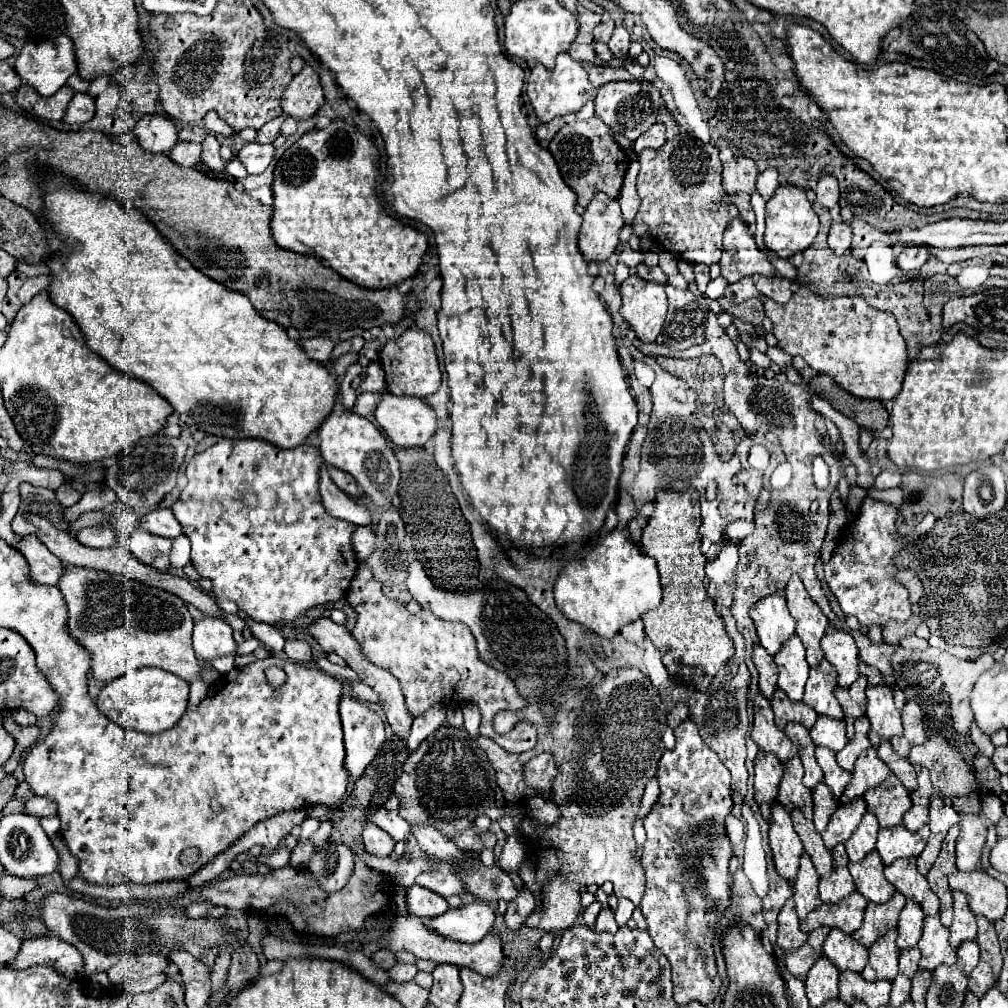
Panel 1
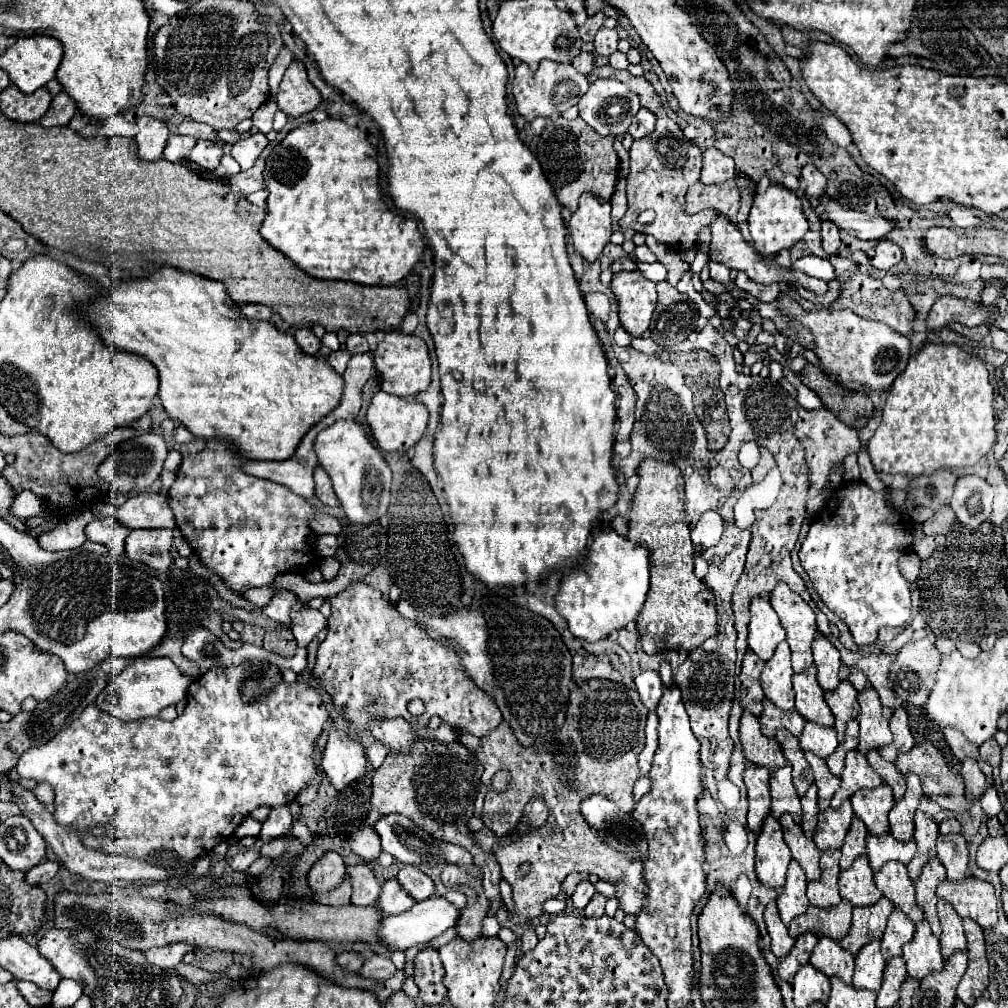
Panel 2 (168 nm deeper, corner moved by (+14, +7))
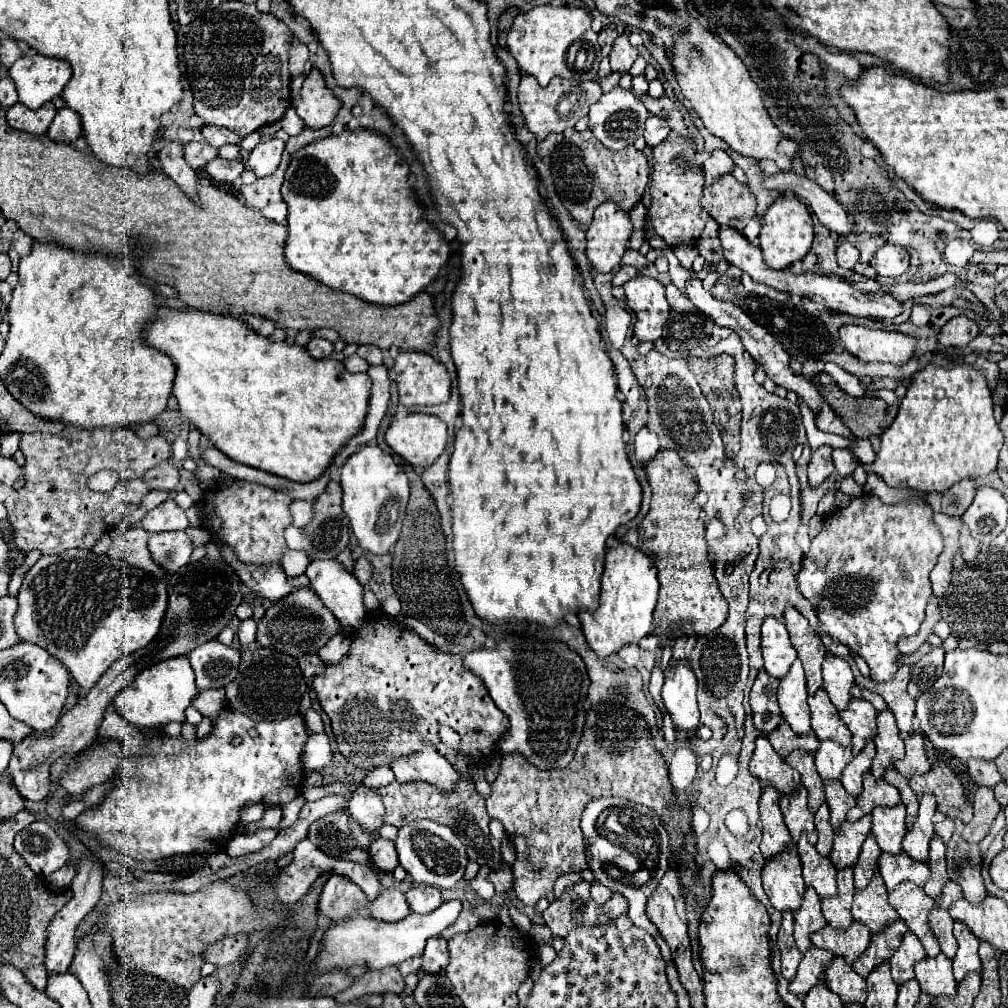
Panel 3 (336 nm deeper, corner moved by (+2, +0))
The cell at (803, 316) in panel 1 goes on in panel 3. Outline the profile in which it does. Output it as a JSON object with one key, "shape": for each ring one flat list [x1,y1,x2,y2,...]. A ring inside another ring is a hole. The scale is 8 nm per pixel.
{"shape":[[845,324,839,328,839,342,859,362,889,362,905,366,913,354,917,340,913,336,893,330,873,330,867,326]]}

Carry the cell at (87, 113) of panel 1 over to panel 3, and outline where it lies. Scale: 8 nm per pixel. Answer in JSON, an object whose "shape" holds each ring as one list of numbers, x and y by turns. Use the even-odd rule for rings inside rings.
{"shape":[[69,106,61,108,57,112,57,116,53,118,47,136,55,142,65,142,71,144,73,140,77,140,81,136,81,122,79,122,79,114,75,110,71,110]]}

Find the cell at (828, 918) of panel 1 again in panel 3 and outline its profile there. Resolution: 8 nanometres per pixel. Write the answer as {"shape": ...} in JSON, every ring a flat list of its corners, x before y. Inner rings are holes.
{"shape":[[853,920,851,926,845,930,833,928,827,924,825,928,811,934,811,942,817,948,829,950,835,956,845,958,847,964,853,964,853,960,861,956,863,950,869,946,869,936,871,936,871,930,865,928,861,922]]}

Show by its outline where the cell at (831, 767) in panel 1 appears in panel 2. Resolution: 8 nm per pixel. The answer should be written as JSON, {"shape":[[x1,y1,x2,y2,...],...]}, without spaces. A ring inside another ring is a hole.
{"shape":[[805,753,813,773,815,773,815,785,819,789,819,809,825,811,831,803,831,797,835,795,835,791,839,789,839,779,835,775,831,775,831,771,827,769,827,763,825,759,813,755,813,753]]}

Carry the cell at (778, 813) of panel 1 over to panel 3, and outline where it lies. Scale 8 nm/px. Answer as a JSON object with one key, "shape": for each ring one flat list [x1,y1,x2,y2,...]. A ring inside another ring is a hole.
{"shape":[[785,848,781,854,769,858,765,862,761,878,765,894,777,910,797,910,803,900,805,882,801,876,801,862,795,850]]}

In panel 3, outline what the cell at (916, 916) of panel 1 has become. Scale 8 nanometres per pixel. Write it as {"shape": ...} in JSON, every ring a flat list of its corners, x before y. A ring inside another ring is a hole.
{"shape":[[905,932,905,938,901,942,901,946,895,950,895,954,891,956,889,964,891,964,891,976,897,984,903,984,907,980,911,980,913,974,913,964,917,960,925,958,925,950,921,946,921,942,917,942,913,932]]}

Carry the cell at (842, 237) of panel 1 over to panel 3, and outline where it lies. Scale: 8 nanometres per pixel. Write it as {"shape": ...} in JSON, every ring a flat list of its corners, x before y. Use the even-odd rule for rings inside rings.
{"shape":[[843,240,837,244,837,262,841,268,853,268,857,260,859,260,859,250,851,242]]}

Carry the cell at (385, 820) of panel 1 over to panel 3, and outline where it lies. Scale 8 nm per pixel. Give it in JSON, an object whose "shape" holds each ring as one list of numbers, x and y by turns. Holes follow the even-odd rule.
{"shape":[[433,820,409,822,399,828,395,846,399,852,399,864,415,882,423,882,435,888,453,888,463,878,467,866,467,852,463,842,453,834,449,826,437,824]]}

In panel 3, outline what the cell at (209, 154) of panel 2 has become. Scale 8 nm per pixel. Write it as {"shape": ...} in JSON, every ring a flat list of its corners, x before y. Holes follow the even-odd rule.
{"shape":[[217,156,217,158,213,158,213,162,209,162,205,166,205,170,211,178,225,182,225,184,233,184,233,180,237,180,245,168,239,160,225,160,225,158]]}

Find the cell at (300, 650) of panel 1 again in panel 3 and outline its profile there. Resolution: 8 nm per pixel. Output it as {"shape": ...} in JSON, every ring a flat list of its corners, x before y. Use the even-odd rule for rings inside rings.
{"shape":[[307,654,303,658,299,658,299,666,301,666,301,672,307,676,307,678,315,678,323,668,325,668,325,662,321,662,317,656,313,654]]}

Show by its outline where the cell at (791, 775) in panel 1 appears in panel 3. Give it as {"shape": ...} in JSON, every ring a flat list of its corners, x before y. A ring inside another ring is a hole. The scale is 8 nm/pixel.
{"shape":[[799,786,795,792,781,796,779,804,781,804,781,812,785,816,785,824,791,832,793,842,799,840,801,832,805,832,809,842,815,844,817,842,817,830,813,824,813,812,807,806,807,790,803,786]]}

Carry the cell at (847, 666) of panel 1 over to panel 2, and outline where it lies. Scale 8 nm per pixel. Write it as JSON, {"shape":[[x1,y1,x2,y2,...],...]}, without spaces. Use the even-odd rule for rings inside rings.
{"shape":[[817,635,817,639,813,641,813,661,815,661,815,669,817,669,817,681,821,685,823,691,833,691,839,685,839,667,841,667,841,659,839,659,839,651,833,647,833,643,825,637,825,635]]}

